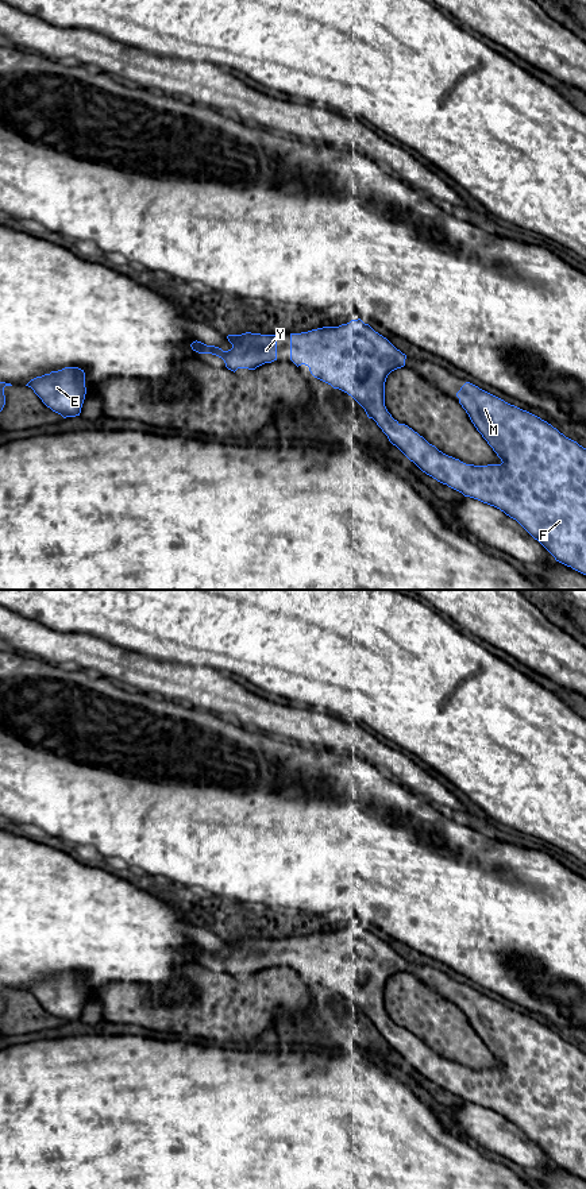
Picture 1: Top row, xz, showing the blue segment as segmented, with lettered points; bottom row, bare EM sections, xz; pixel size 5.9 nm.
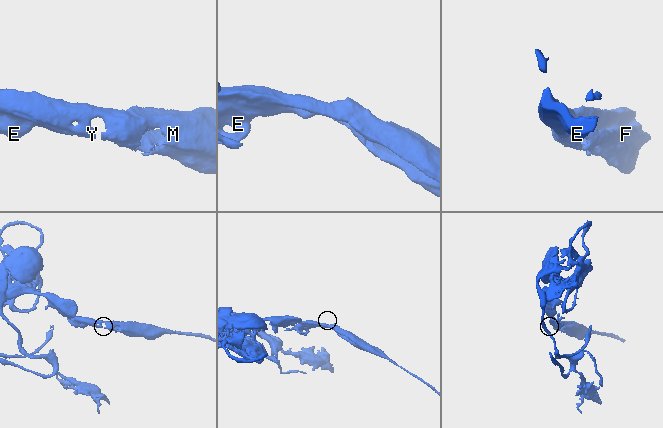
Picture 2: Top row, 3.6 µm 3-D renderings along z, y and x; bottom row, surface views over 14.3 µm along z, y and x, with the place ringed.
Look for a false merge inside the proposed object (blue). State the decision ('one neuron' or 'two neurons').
one neuron

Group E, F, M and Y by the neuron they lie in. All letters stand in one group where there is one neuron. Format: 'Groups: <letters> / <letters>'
Groups: E F M Y

